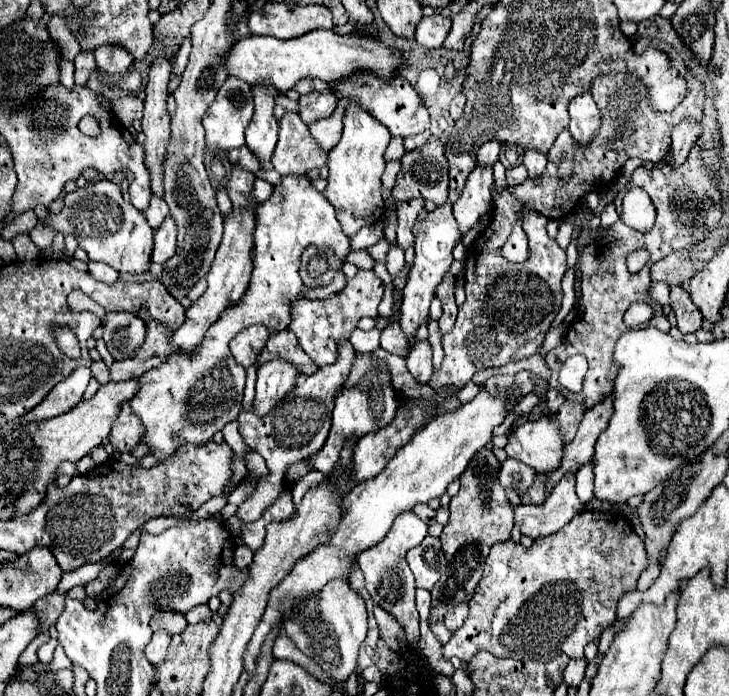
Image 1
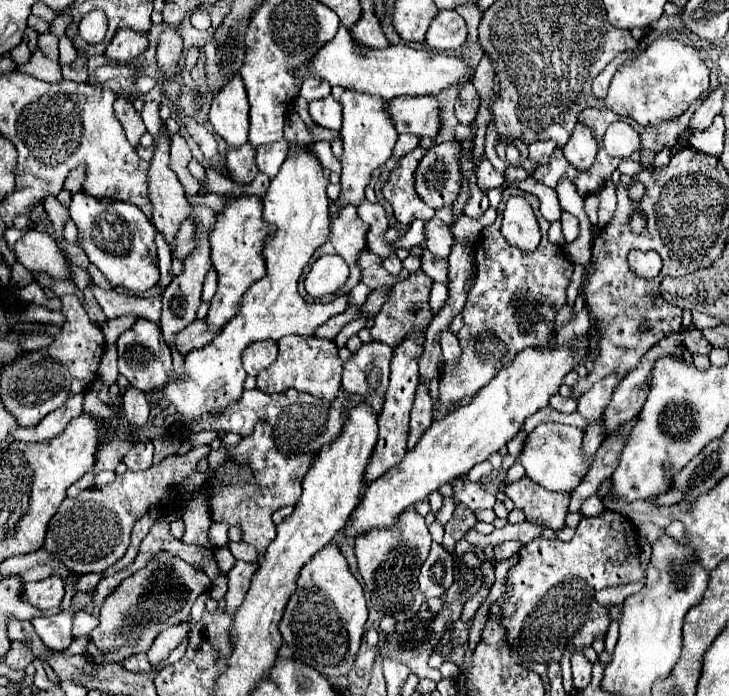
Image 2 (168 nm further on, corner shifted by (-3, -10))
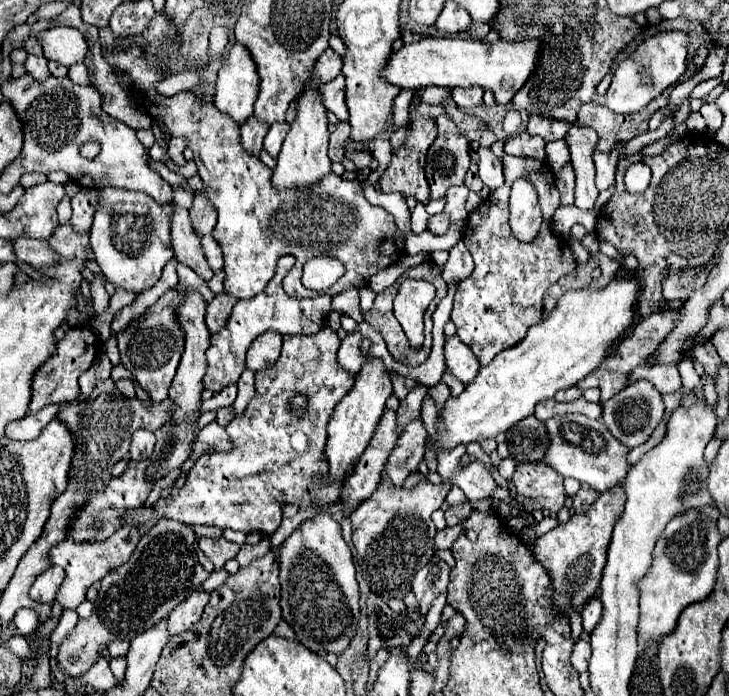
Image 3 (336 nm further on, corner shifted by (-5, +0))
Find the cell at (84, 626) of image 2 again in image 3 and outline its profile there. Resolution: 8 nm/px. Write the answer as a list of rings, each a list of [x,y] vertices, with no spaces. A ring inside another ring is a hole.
[[[125,524],[109,540],[103,540],[97,544],[73,544],[71,540],[63,540],[63,542],[55,544],[49,552],[49,560],[51,560],[51,564],[57,564],[67,572],[67,576],[59,588],[59,594],[57,594],[57,602],[61,602],[63,608],[77,610],[77,606],[85,600],[85,594],[87,594],[91,584],[101,580],[109,570],[113,570],[129,560],[139,538],[141,536],[139,536],[137,528],[131,524]]]

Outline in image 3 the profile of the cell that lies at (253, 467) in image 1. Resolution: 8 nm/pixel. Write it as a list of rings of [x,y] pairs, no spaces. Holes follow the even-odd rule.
[[[245,370],[243,374],[241,374],[241,378],[239,378],[239,382],[237,382],[237,388],[239,388],[239,396],[237,396],[237,400],[235,400],[235,404],[233,404],[233,408],[235,408],[235,416],[241,416],[243,412],[245,412],[245,406],[247,406],[247,402],[253,398],[253,394],[255,394],[255,380],[253,380],[253,370]]]

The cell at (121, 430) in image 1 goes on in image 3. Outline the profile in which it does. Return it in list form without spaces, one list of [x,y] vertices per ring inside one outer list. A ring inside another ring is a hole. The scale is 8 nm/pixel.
[[[135,432],[131,440],[131,460],[147,460],[155,448],[153,432]]]

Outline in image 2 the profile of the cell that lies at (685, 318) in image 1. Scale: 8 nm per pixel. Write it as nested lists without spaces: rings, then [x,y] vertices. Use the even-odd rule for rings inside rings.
[[[699,330],[687,332],[687,336],[685,336],[685,346],[687,346],[687,350],[689,350],[693,356],[695,356],[695,354],[709,356],[709,352],[711,352],[711,344],[703,338],[703,334],[701,334]]]

